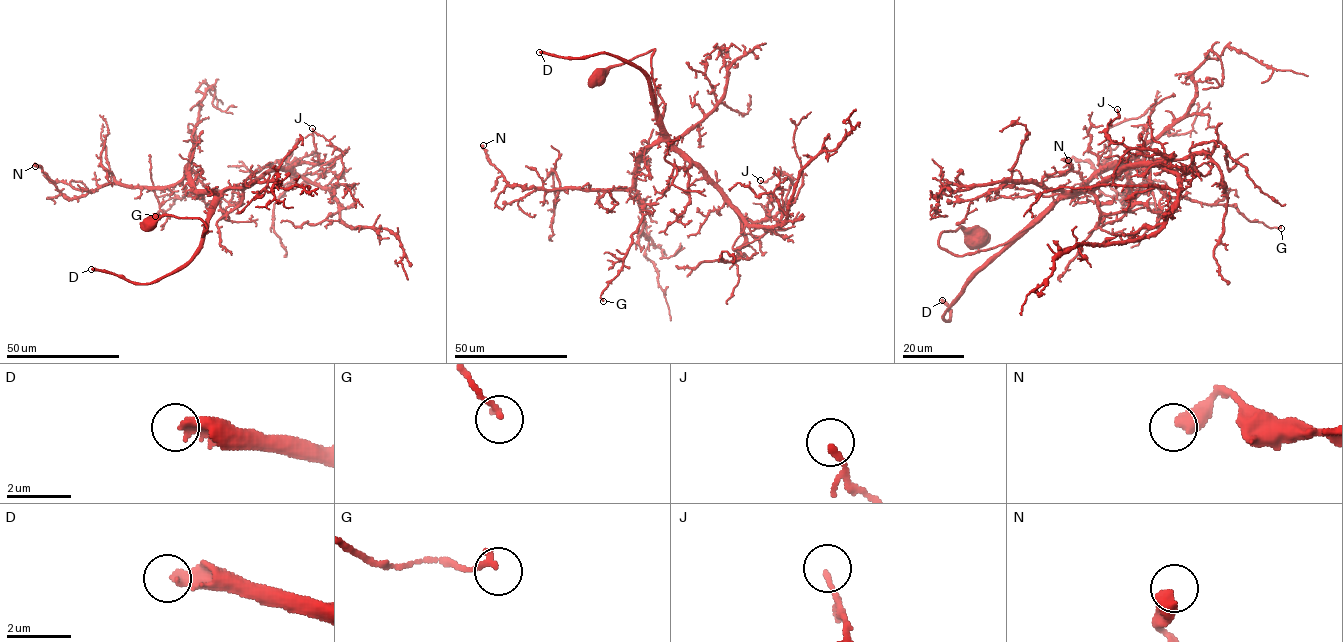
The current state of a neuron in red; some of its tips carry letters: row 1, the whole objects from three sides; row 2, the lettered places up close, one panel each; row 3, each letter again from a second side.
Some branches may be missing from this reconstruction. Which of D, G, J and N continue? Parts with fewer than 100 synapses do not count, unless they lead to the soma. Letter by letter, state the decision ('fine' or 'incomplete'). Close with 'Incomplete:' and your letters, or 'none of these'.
D: incomplete
G: fine
J: fine
N: fine
Incomplete: D

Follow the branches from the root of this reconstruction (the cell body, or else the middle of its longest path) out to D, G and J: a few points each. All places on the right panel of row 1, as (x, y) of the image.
D: (976, 239), (961, 227), (940, 234), (939, 245), (958, 255), (1007, 244), (948, 306), (947, 320), (942, 300)
G: (976, 239), (960, 227), (938, 243), (958, 255), (1003, 244), (1132, 159), (1166, 196), (1281, 228)
J: (976, 239), (960, 227), (938, 243), (995, 247), (1067, 193), (1173, 155), (1114, 143), (1117, 109)

